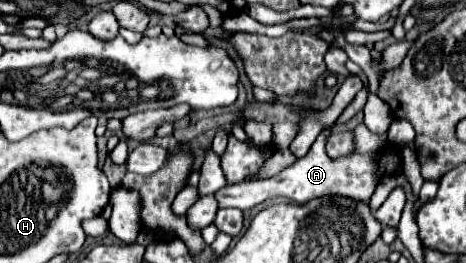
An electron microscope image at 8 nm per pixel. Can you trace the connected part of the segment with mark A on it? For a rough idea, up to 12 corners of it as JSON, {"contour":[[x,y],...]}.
{"contour":[[330,129],[270,179],[228,185],[218,207],[252,209],[276,197],[366,203],[374,153],[330,159]]}

